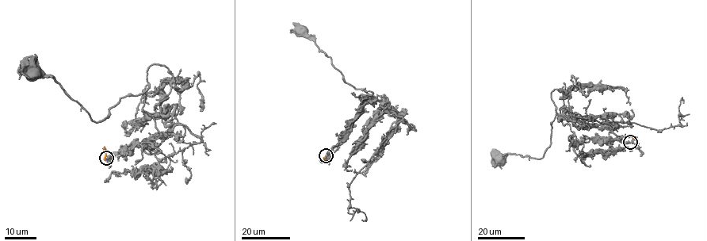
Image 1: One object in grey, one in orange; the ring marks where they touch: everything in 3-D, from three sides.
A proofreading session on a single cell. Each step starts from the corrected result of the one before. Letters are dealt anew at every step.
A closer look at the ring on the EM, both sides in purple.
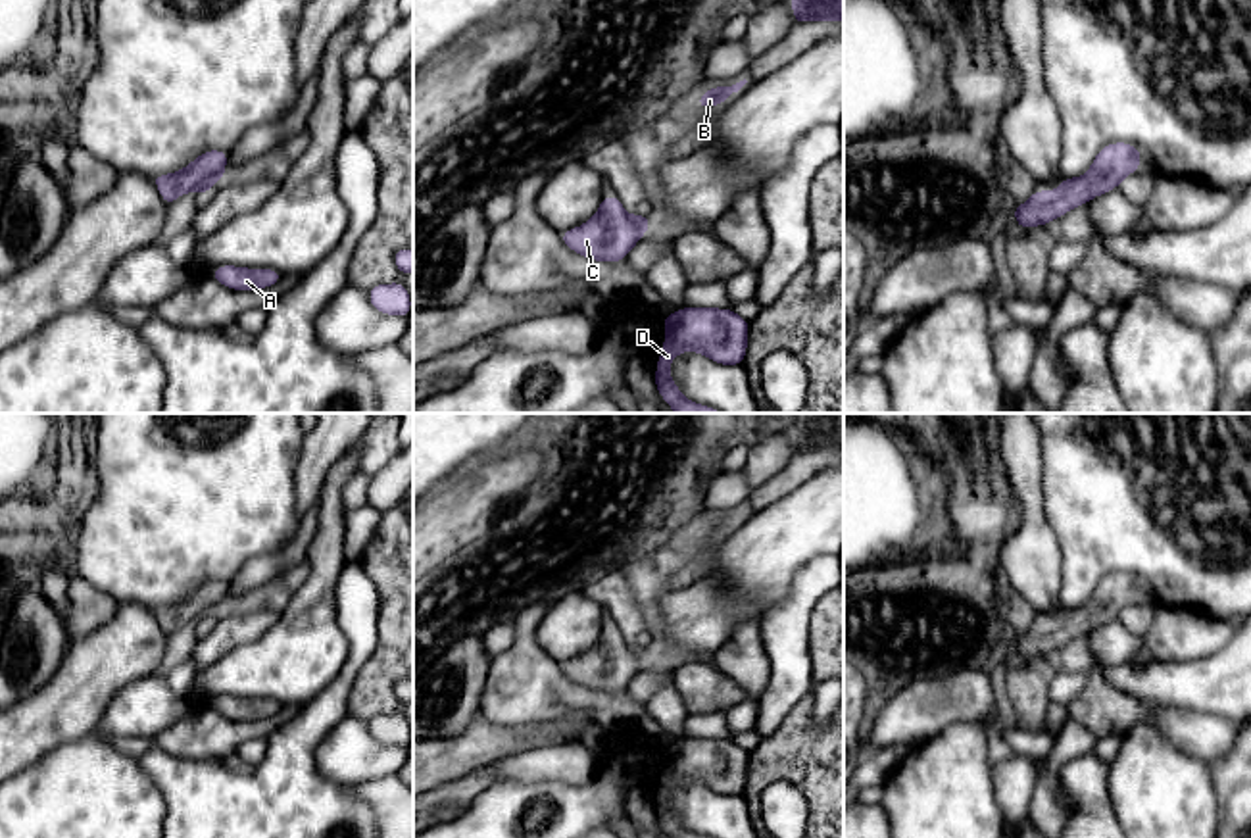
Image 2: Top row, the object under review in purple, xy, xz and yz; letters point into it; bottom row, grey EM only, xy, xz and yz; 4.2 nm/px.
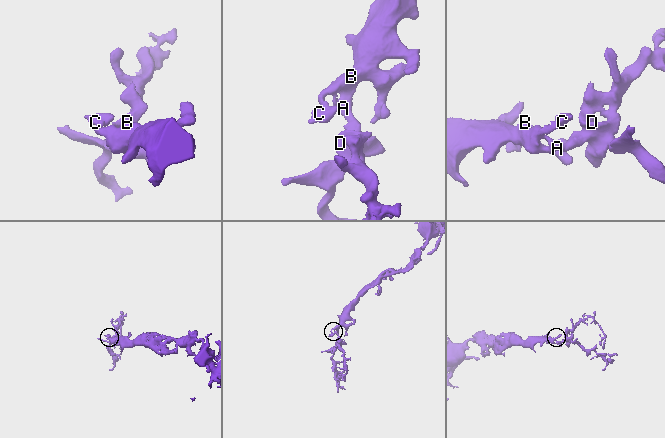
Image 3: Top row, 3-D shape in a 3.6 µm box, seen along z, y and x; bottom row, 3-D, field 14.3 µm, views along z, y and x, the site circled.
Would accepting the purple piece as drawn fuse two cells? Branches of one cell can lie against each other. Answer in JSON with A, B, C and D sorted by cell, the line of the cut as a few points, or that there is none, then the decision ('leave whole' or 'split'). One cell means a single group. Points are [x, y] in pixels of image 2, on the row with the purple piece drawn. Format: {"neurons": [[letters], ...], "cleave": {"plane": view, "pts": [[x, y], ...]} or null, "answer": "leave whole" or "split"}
{"neurons": [["A", "B", "C", "D"]], "cleave": null, "answer": "leave whole"}

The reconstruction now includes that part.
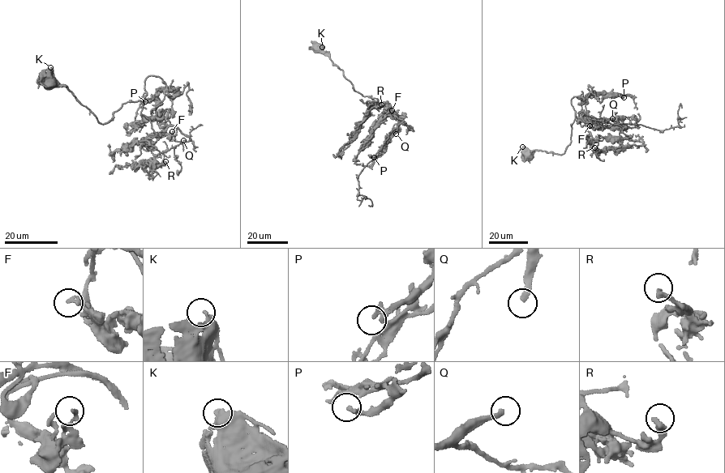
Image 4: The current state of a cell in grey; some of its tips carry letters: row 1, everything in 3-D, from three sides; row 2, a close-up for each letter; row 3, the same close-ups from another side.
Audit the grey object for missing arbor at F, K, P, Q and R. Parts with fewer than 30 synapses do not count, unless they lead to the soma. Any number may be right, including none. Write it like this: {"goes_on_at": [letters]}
{"goes_on_at": ["Q"]}

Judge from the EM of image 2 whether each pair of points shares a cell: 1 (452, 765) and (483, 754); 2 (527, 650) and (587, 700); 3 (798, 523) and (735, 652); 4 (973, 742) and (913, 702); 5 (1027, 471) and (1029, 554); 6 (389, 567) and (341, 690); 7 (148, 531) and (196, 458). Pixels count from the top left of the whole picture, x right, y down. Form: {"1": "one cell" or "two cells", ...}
{"1": "one cell", "2": "one cell", "3": "one cell", "4": "two cells", "5": "one cell", "6": "two cells", "7": "one cell"}

